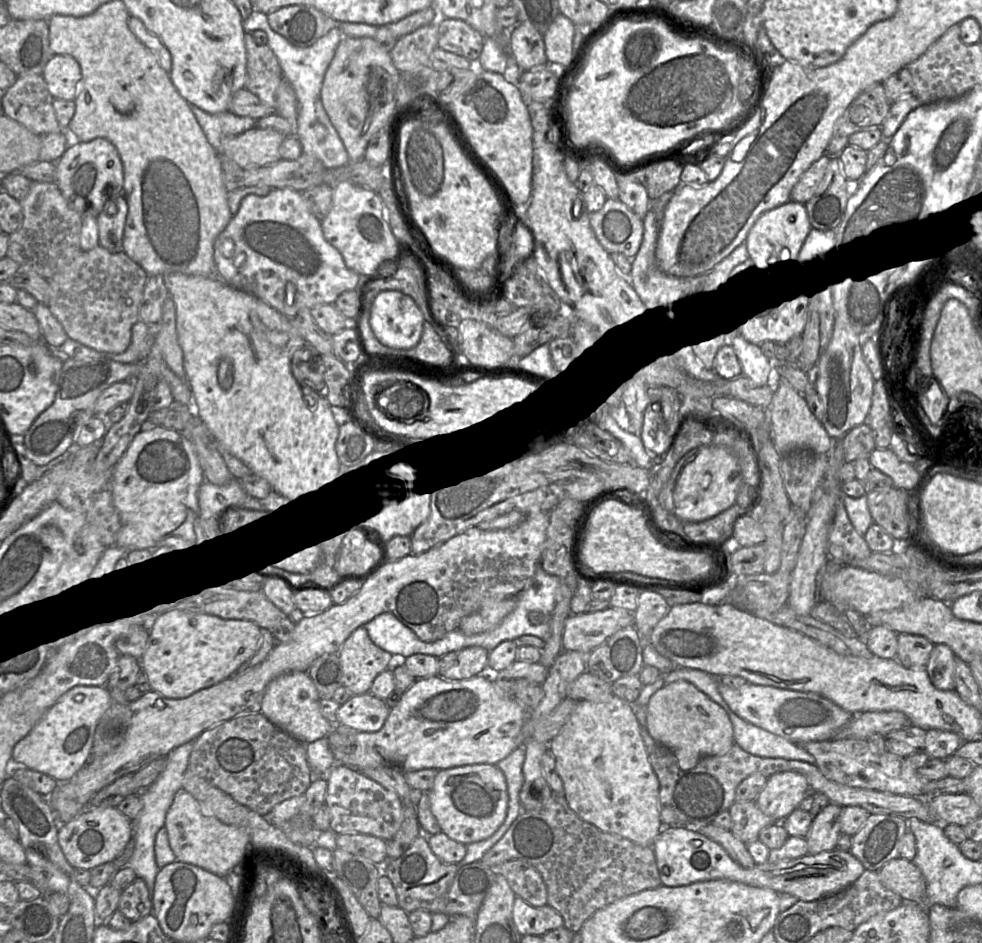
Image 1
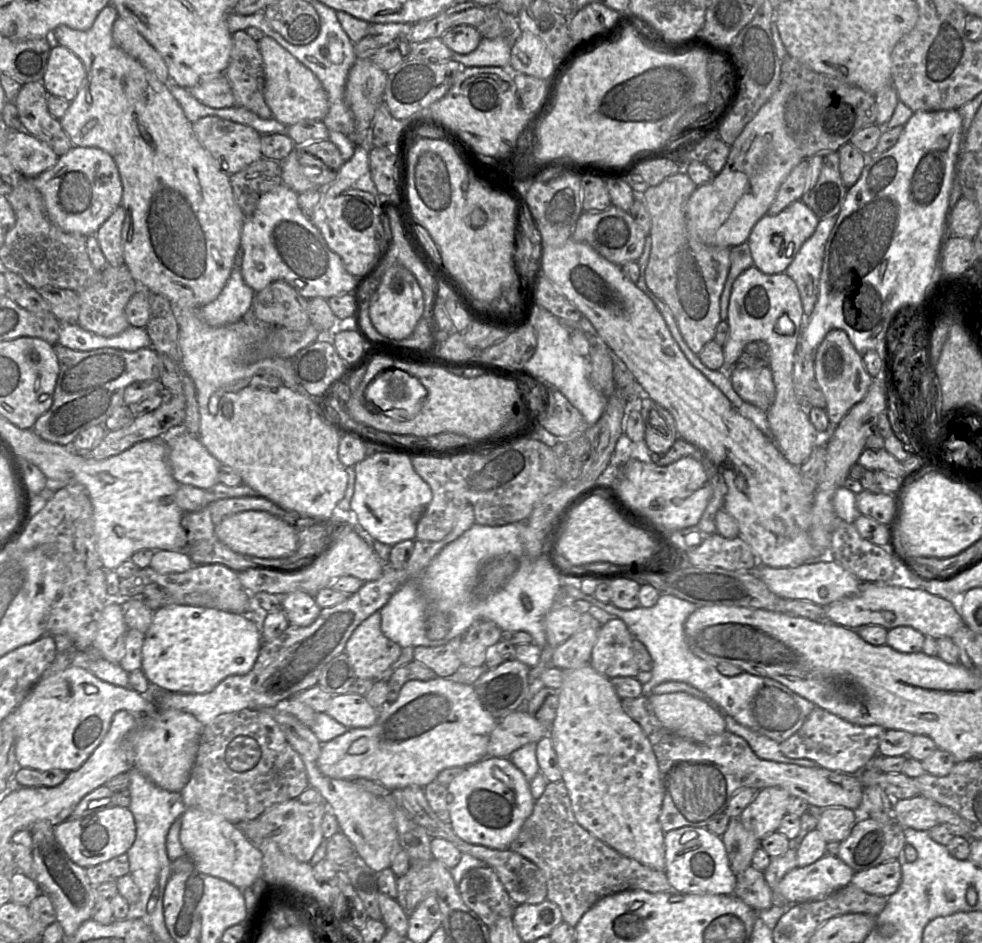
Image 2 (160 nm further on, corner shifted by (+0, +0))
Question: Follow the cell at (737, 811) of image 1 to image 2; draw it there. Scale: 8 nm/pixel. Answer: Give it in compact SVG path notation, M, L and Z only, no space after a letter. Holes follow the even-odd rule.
M731 818L726 832L721 836L728 856L730 868L737 876L749 866L760 841L746 830L739 818Z

